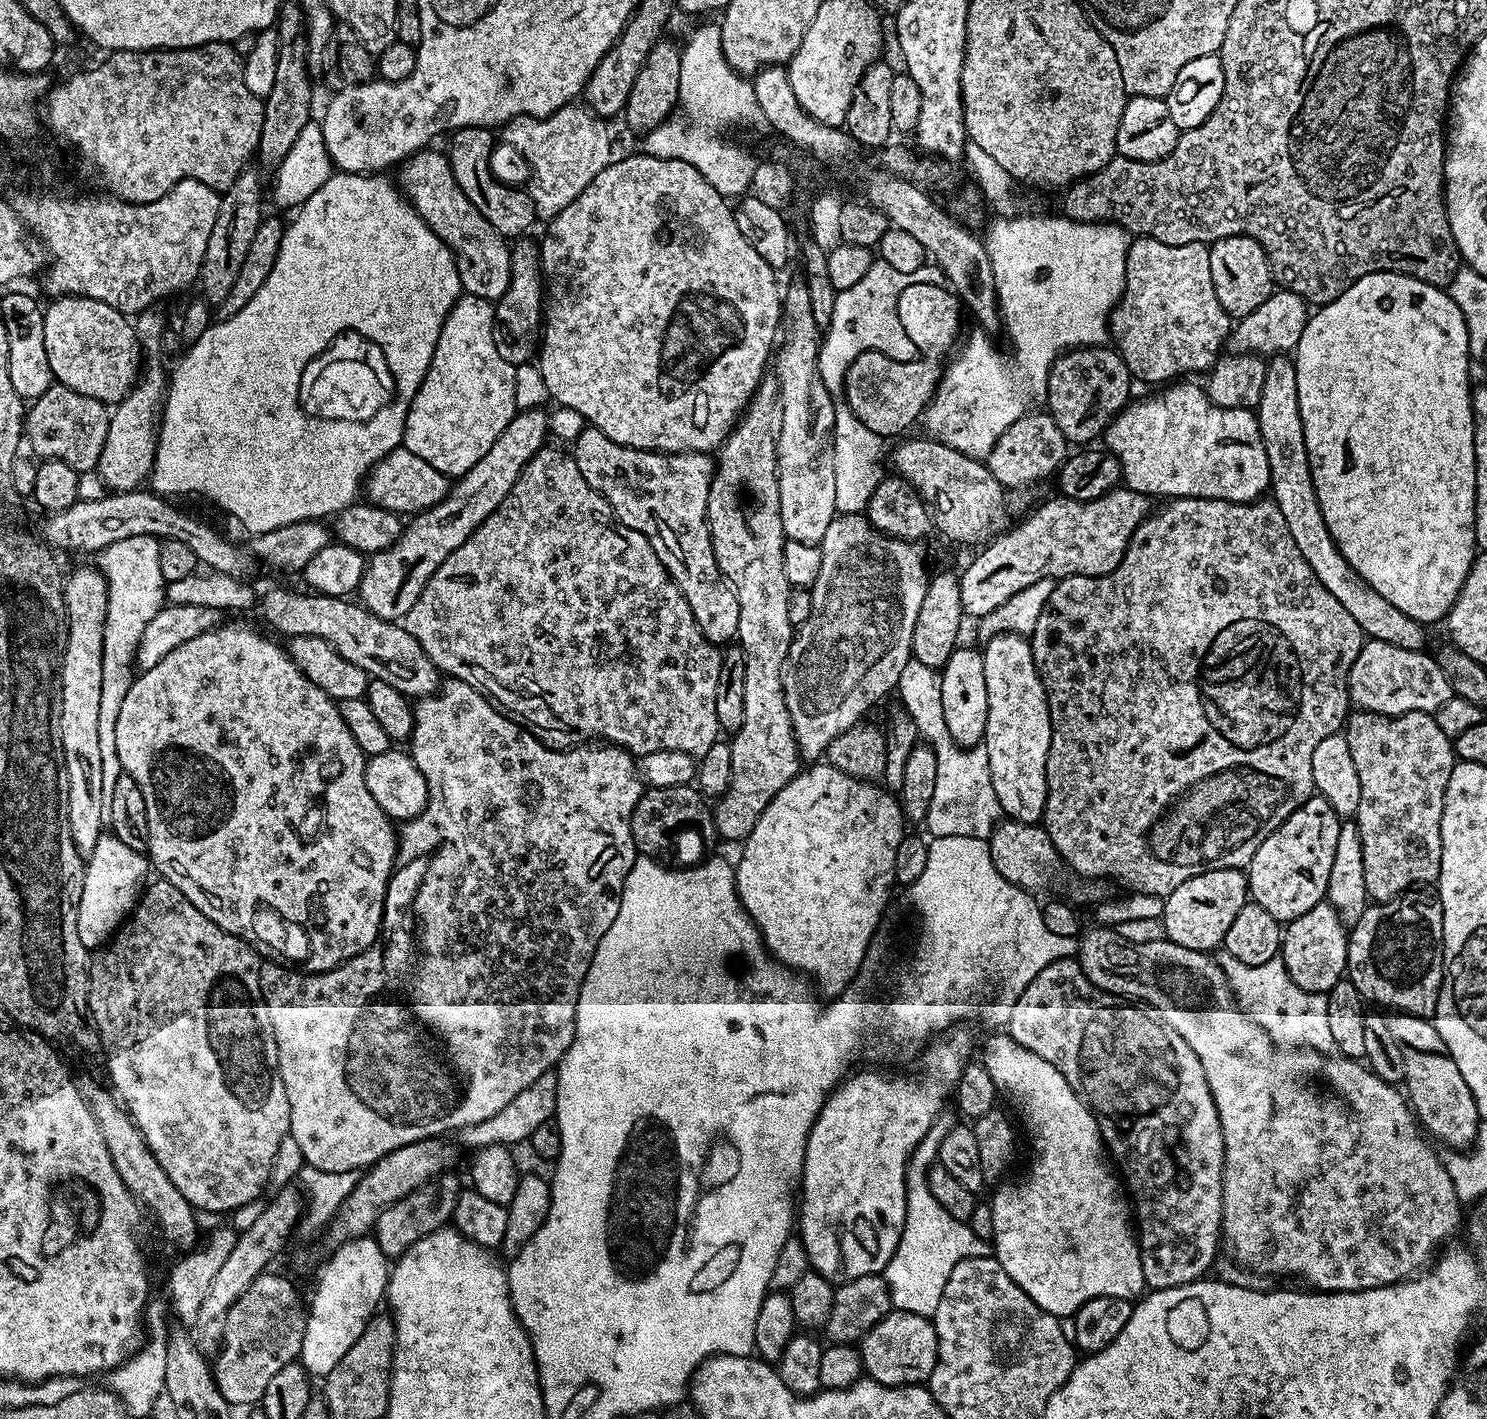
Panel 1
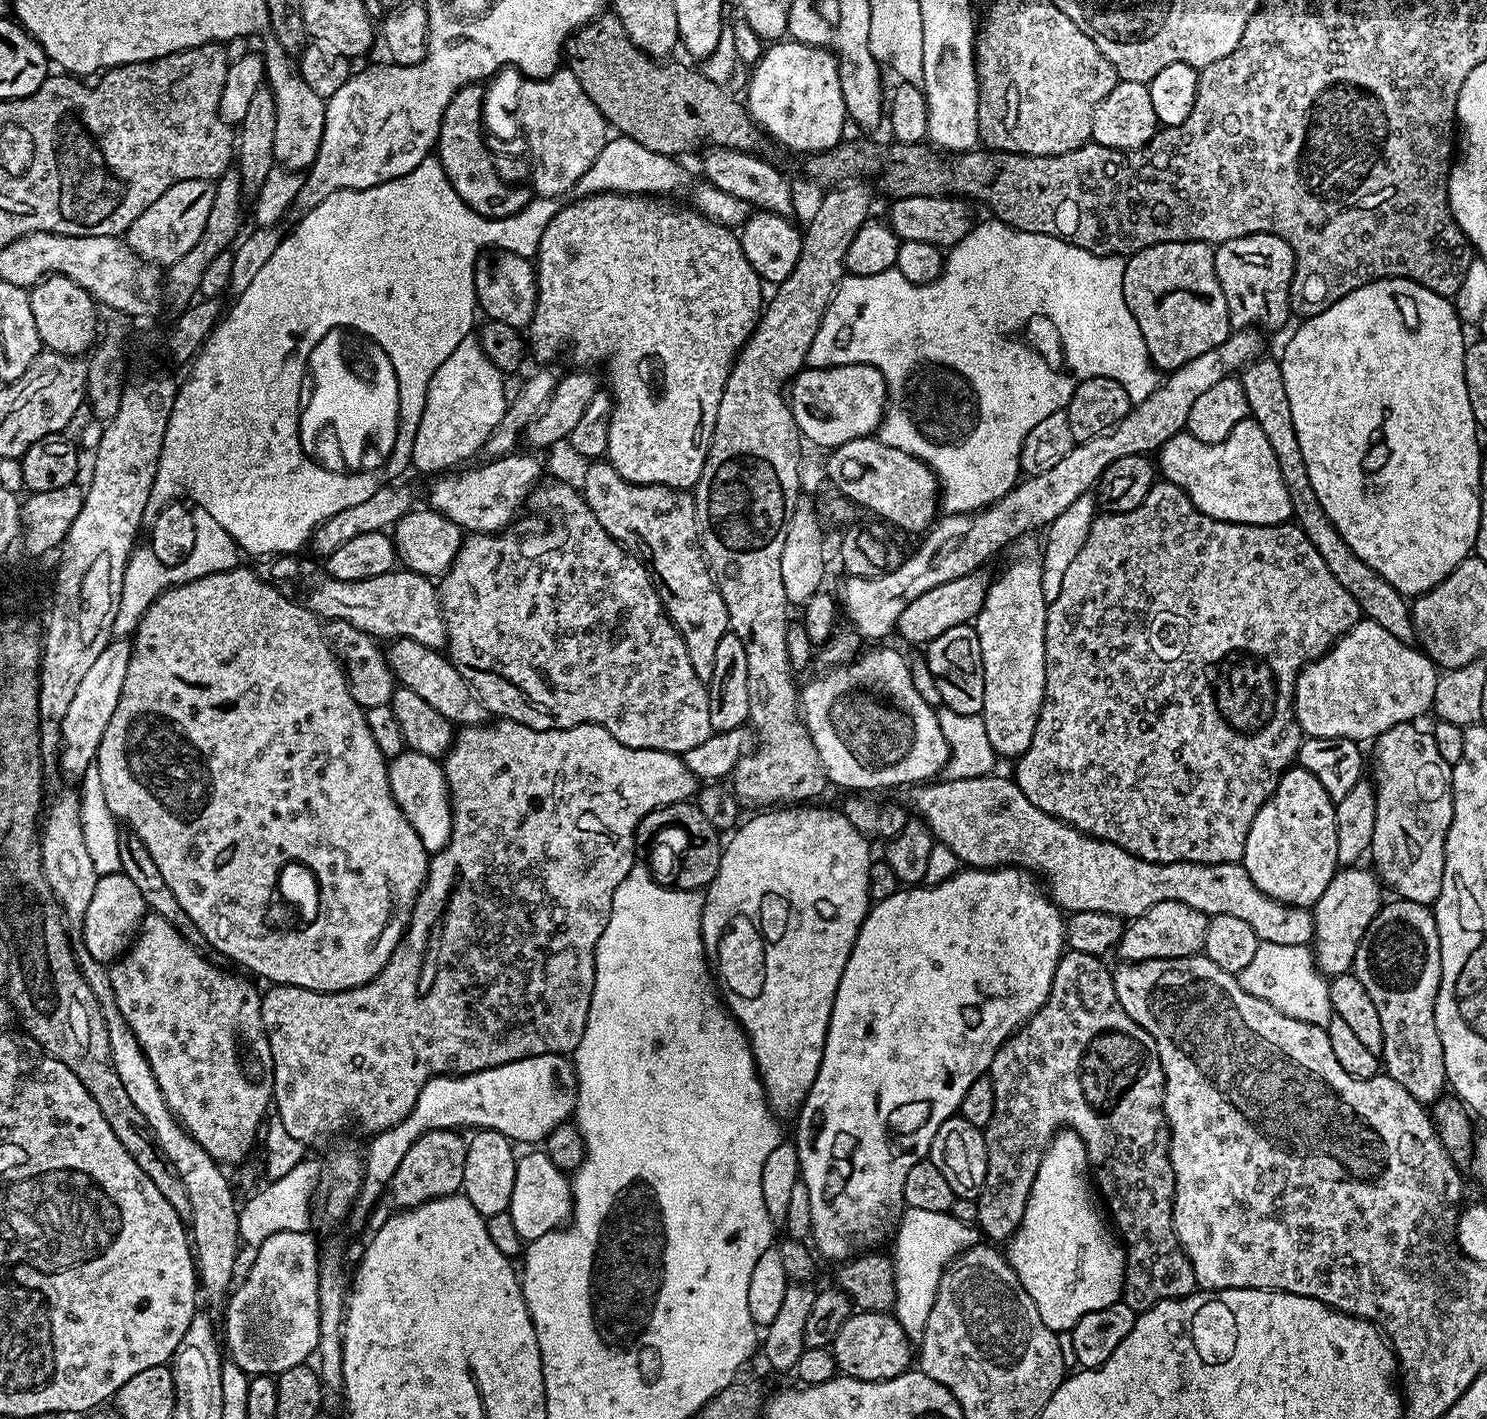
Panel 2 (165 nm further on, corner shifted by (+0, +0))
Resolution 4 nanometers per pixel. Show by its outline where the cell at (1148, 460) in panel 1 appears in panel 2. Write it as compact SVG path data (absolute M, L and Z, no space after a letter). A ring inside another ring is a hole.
M1251 418L1238 422L1238 426L1230 430L1227 438L1217 444L1203 444L1187 434L1172 437L1169 443L1159 449L1158 472L1167 483L1178 486L1184 491L1192 499L1193 506L1202 514L1215 520L1266 526L1287 524L1293 519L1290 494L1286 494L1286 482L1282 482L1282 474L1278 470L1274 450L1270 450L1270 442L1266 442L1266 434L1262 434L1262 426L1258 426Z

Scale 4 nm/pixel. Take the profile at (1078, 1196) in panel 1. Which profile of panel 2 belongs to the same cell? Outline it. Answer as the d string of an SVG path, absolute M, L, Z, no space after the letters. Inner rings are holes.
M1061 1128L1048 1143L1048 1149L1040 1159L1038 1174L1034 1174L1034 1182L1030 1186L1022 1222L1012 1239L1007 1241L1006 1248L1008 1265L1014 1274L1018 1274L1018 1282L1022 1282L1034 1306L1038 1306L1042 1322L1046 1322L1052 1332L1071 1333L1072 1327L1086 1318L1086 1314L1094 1314L1094 1310L1106 1310L1106 1306L1121 1303L1126 1249L1102 1207L1101 1197L1094 1187L1088 1151L1079 1132L1072 1128Z

